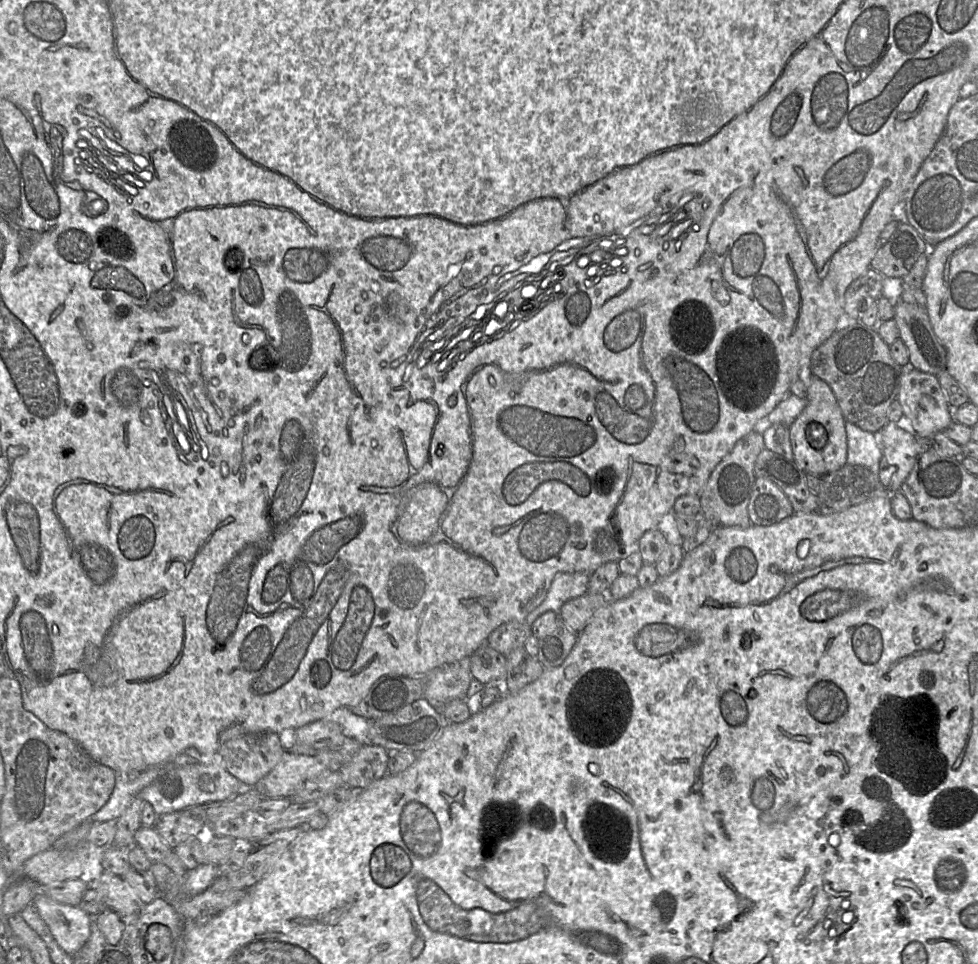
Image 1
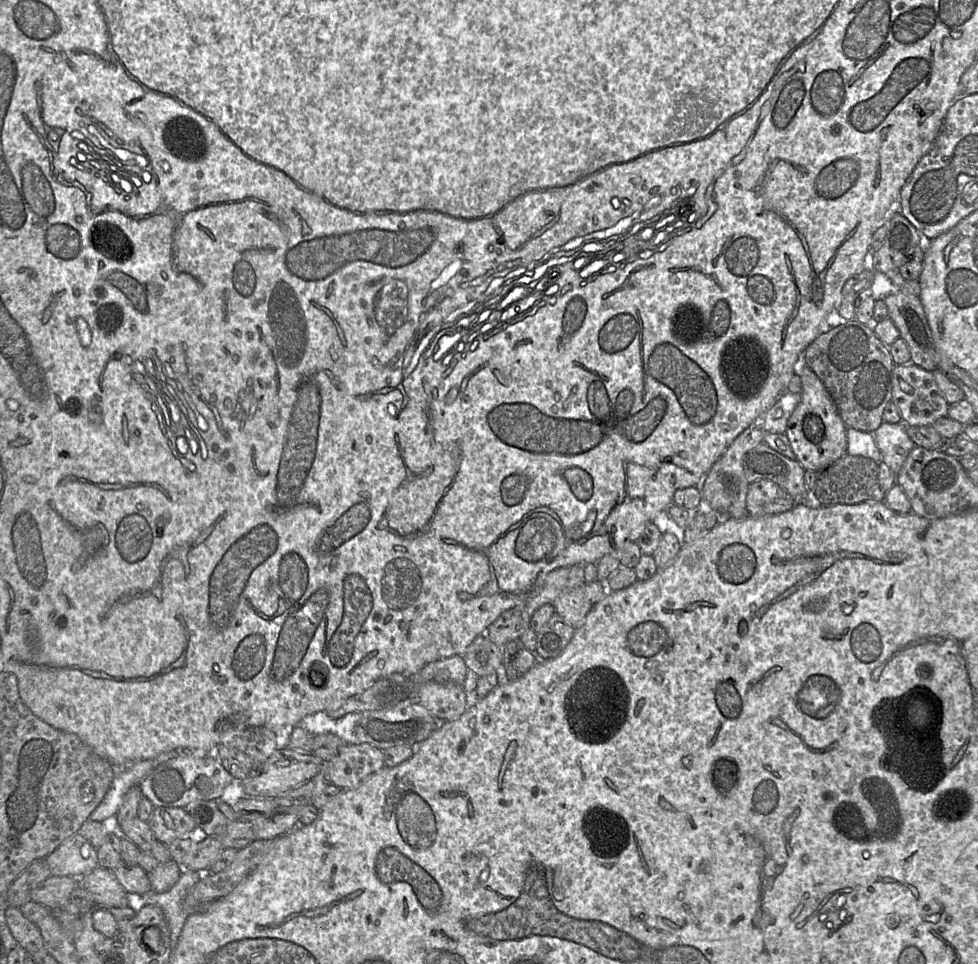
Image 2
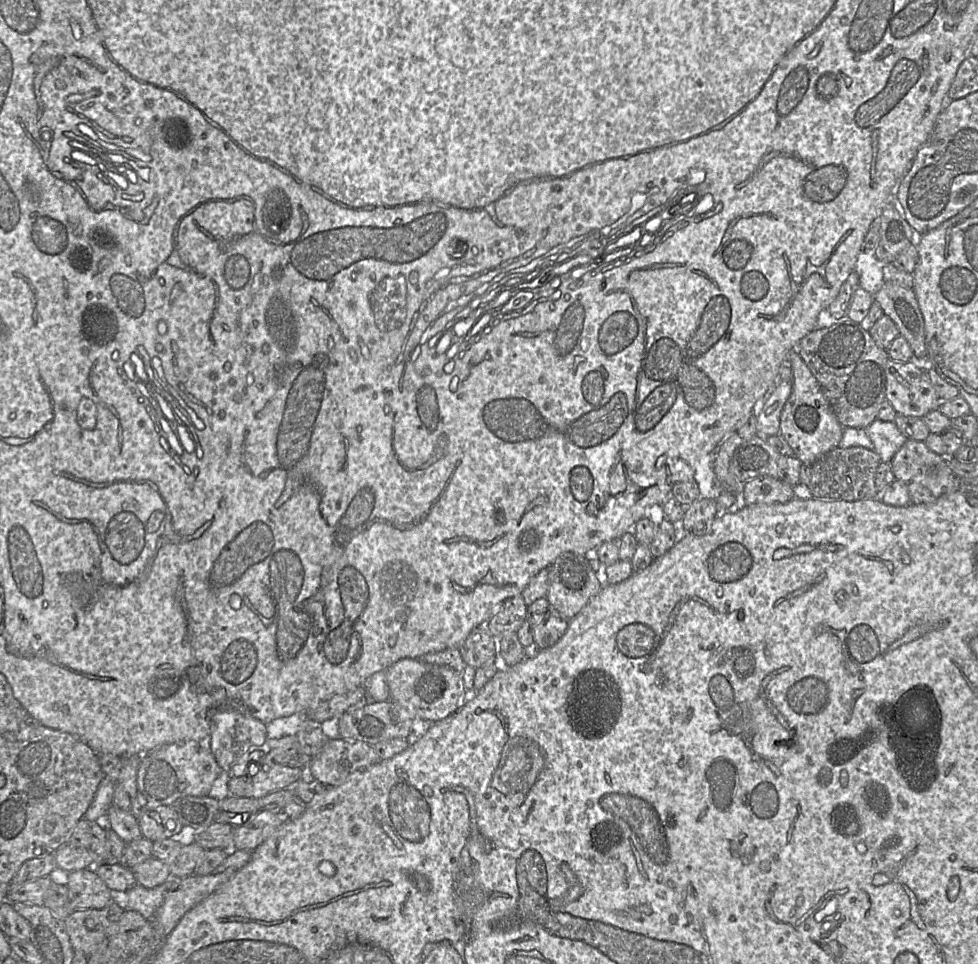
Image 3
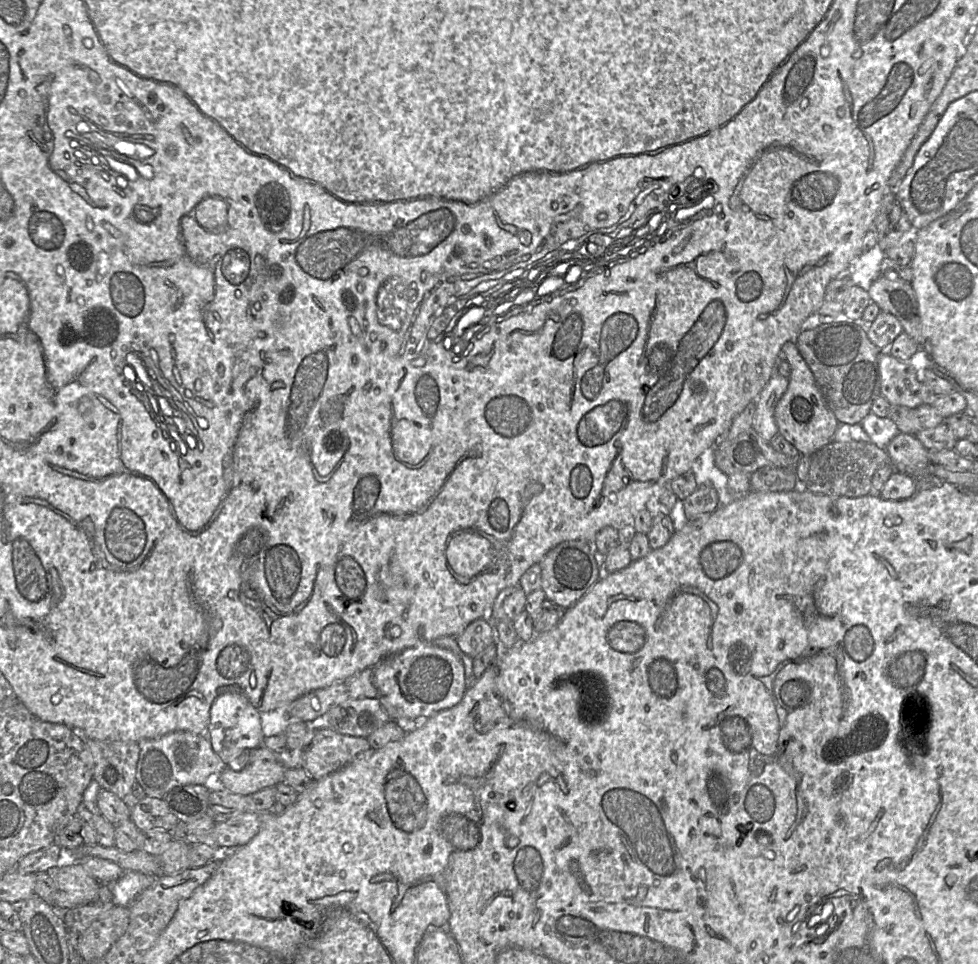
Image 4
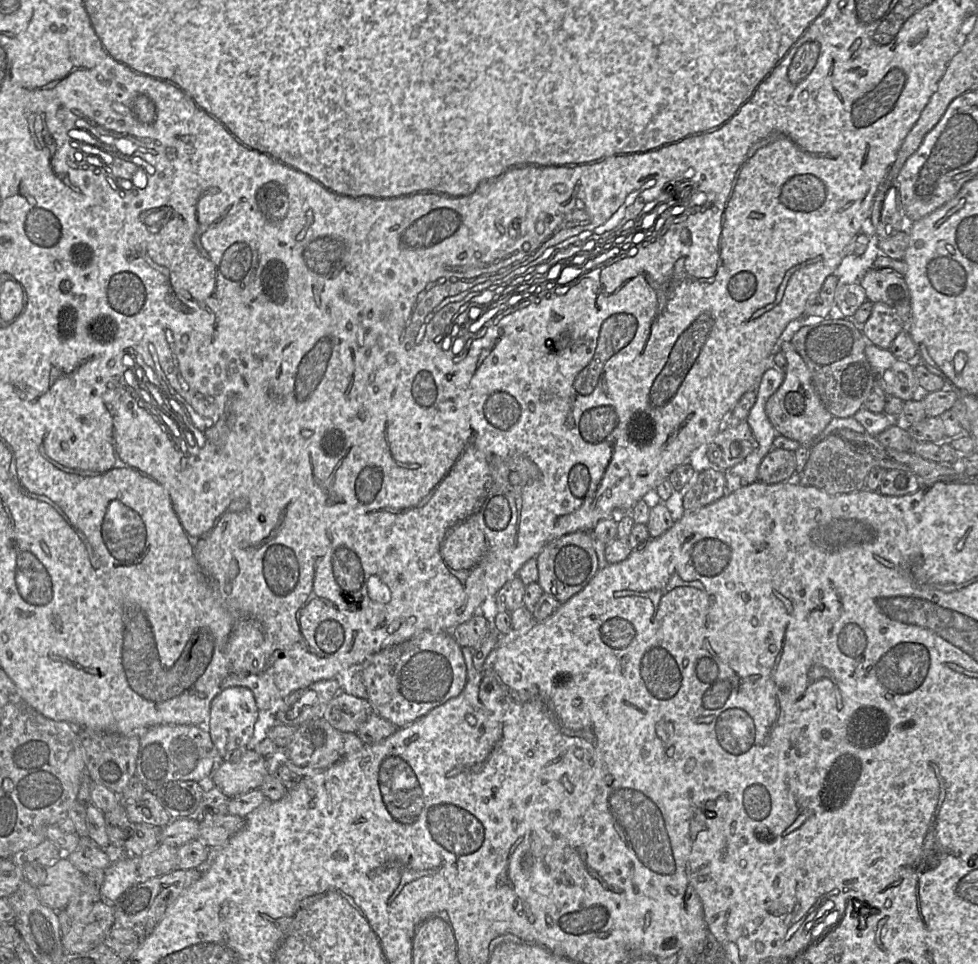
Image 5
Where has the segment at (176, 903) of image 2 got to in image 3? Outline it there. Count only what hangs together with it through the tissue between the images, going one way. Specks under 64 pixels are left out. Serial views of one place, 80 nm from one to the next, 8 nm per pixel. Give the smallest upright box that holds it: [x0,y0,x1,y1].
[126,877,173,920]

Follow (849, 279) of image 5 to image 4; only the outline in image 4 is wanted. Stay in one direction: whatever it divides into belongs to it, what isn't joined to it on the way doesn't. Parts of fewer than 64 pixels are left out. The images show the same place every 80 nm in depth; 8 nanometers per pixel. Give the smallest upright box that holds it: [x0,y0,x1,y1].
[848,244,886,291]

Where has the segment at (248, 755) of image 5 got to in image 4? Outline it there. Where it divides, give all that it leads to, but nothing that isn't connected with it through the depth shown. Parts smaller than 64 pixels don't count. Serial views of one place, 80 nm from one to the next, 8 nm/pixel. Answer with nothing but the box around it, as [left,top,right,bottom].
[220,745,286,796]

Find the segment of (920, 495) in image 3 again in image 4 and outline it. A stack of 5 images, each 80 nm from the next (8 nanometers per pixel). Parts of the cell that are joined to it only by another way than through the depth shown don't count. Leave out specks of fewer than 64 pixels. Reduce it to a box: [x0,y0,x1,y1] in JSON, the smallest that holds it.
[886,433,941,490]

